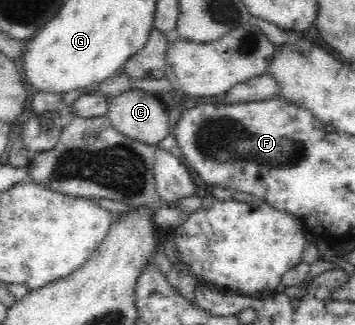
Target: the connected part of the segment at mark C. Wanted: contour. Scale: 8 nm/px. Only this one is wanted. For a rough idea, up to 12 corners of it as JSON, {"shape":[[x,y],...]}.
{"shape":[[130,87],[106,117],[124,136],[156,147],[172,134],[154,92]]}

